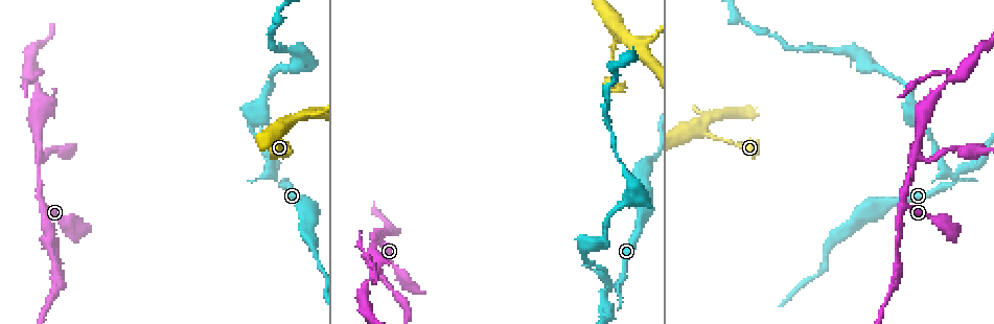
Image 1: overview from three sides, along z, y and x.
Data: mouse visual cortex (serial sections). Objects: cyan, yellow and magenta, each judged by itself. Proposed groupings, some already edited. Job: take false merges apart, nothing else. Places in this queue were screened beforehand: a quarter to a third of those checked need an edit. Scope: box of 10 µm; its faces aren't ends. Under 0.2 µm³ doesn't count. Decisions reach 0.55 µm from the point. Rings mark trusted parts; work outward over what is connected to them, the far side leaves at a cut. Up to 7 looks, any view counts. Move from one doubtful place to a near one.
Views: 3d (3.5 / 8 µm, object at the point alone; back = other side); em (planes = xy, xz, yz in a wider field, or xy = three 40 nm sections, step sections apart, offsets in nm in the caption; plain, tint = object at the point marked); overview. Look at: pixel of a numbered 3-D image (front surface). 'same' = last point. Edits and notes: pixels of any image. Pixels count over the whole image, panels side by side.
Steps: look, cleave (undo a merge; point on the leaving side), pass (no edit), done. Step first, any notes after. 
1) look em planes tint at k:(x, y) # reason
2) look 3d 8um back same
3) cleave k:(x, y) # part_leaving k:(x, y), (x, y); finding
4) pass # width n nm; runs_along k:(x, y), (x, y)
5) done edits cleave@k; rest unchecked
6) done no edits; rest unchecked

look 3d 3.5um at 1:(644, 44) # calibre changes

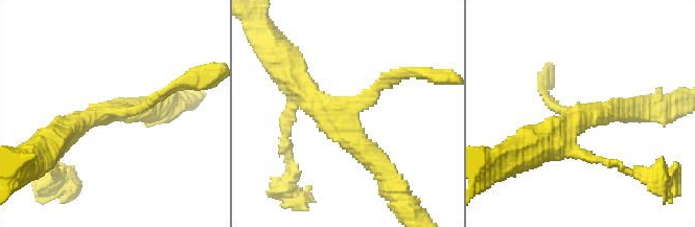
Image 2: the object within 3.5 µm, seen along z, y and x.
look em xy step 5 tint at 2:(583, 109) # arms 3; arm_widths 150, 300, 300 nm

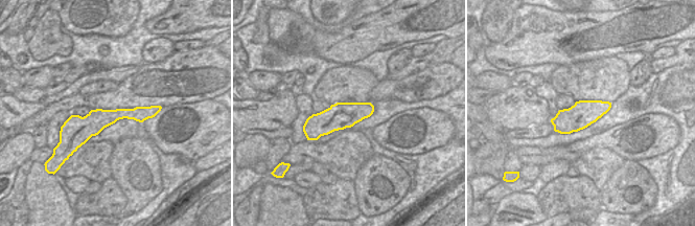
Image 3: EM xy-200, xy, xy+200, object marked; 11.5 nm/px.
pass # width 320 nm; runs_along 2:(62, 146), (80, 120), (152, 95); continuous, no second cell

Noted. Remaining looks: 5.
look 3d 3.5um at 1:(609, 287) # three-way junction

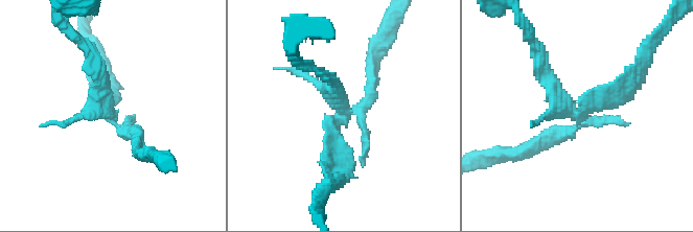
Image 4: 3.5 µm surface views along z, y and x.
look em xy step 5 tint at 4:(573, 115) # shape alone is not enough

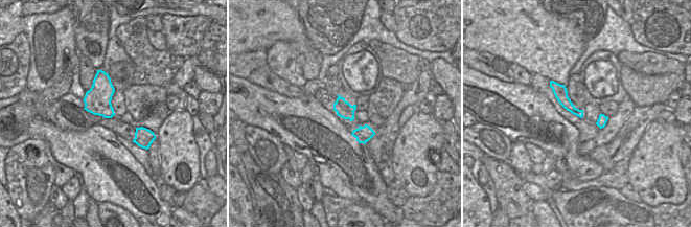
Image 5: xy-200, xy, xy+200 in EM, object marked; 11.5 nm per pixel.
look em xy step 3 tint same # cut it another way

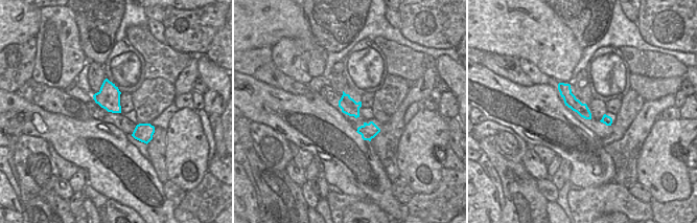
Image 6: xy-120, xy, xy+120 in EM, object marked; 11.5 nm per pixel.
cleave 4:(85, 115) # a second cell is stuck on

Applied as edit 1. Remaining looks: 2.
done edits cleave@4; rest unchecked

